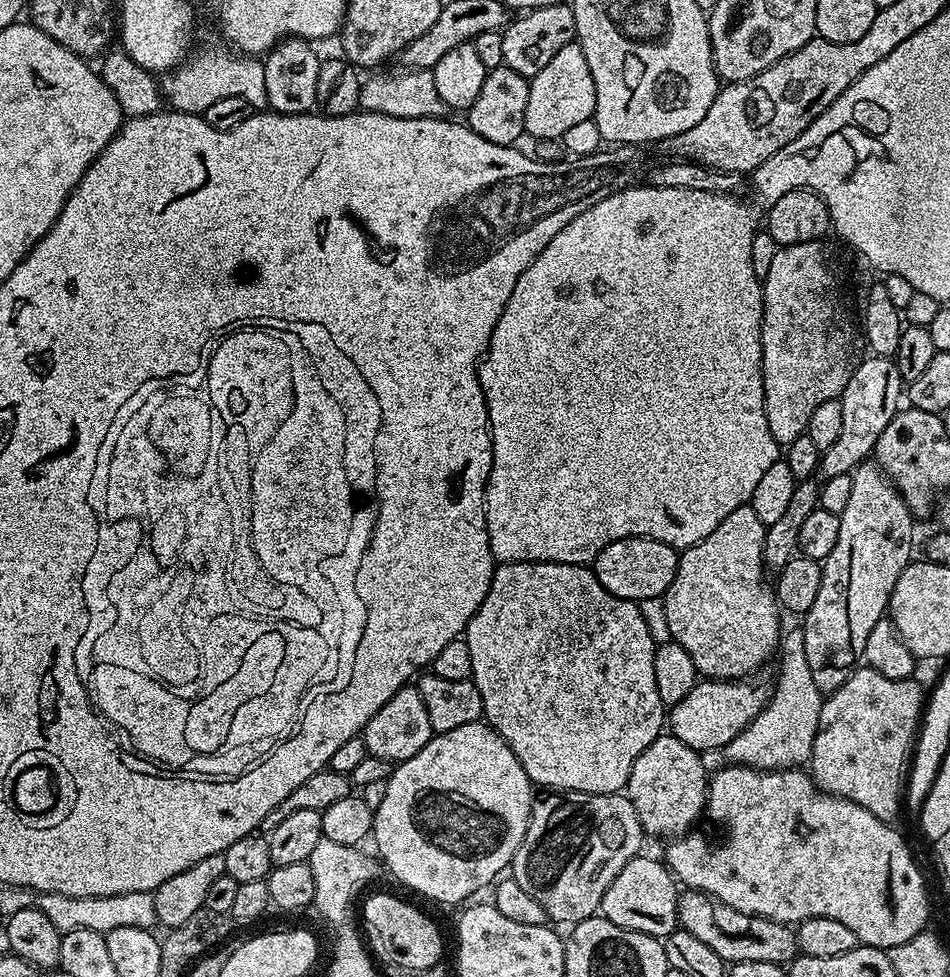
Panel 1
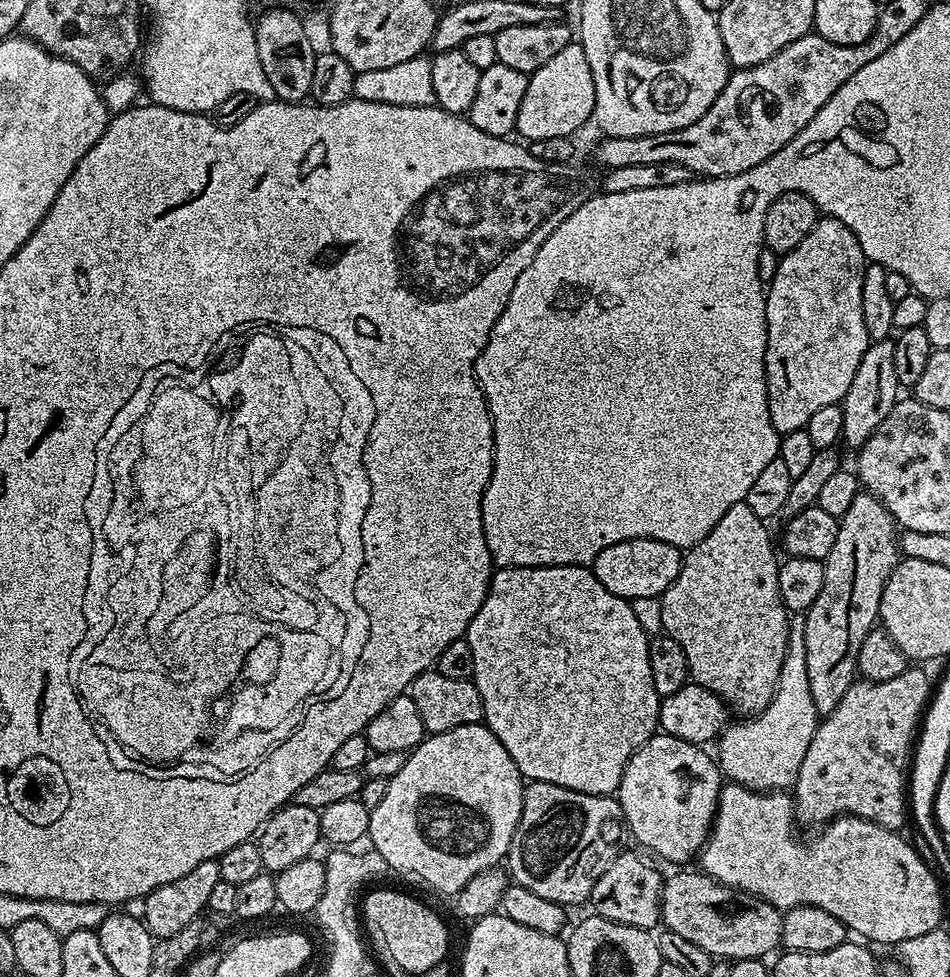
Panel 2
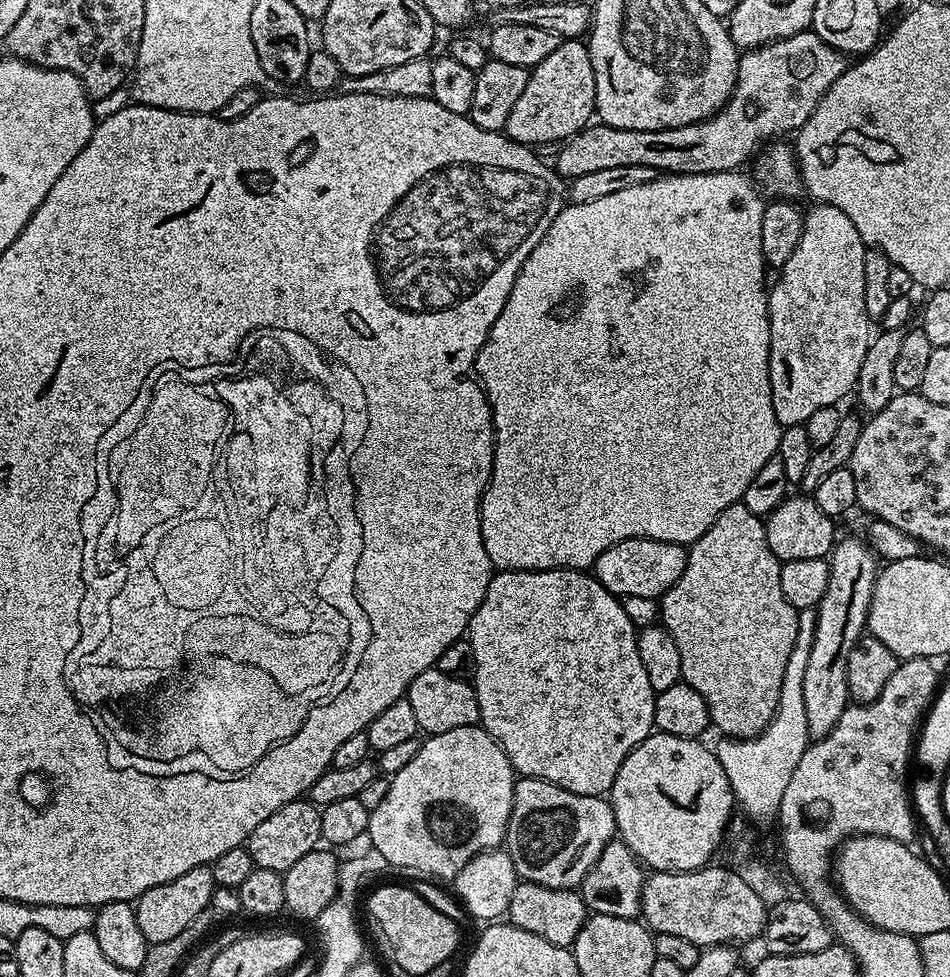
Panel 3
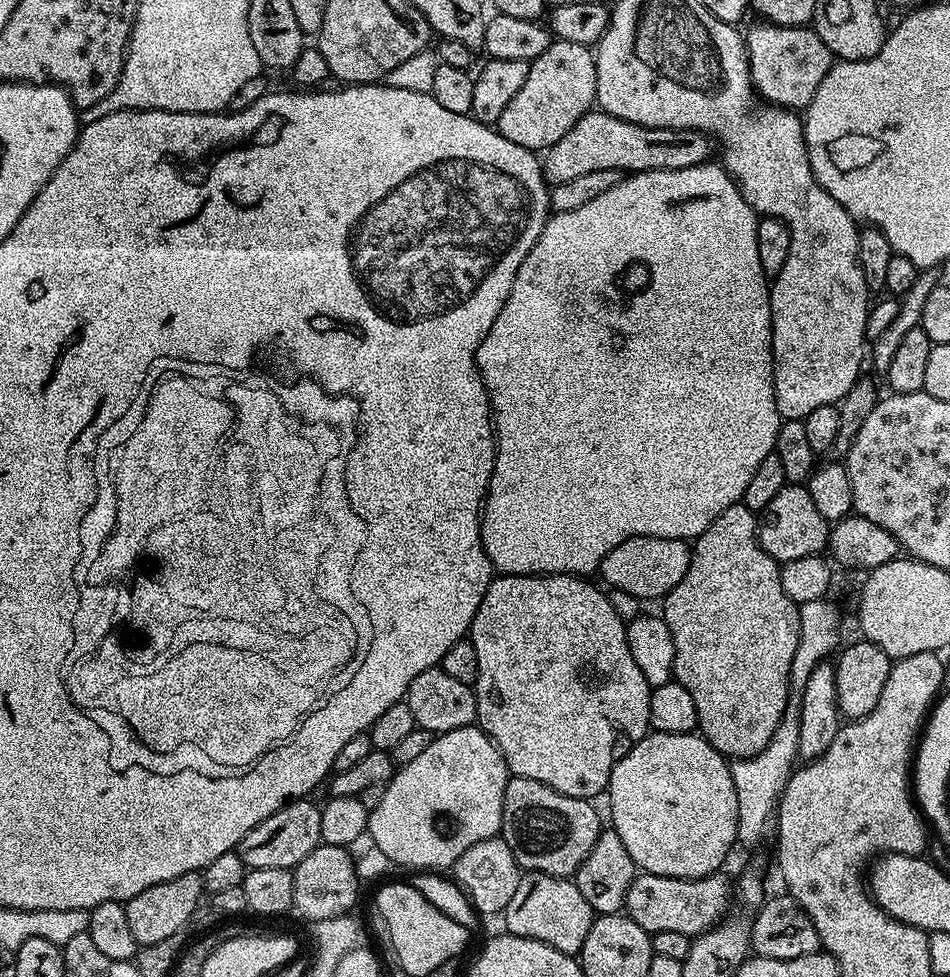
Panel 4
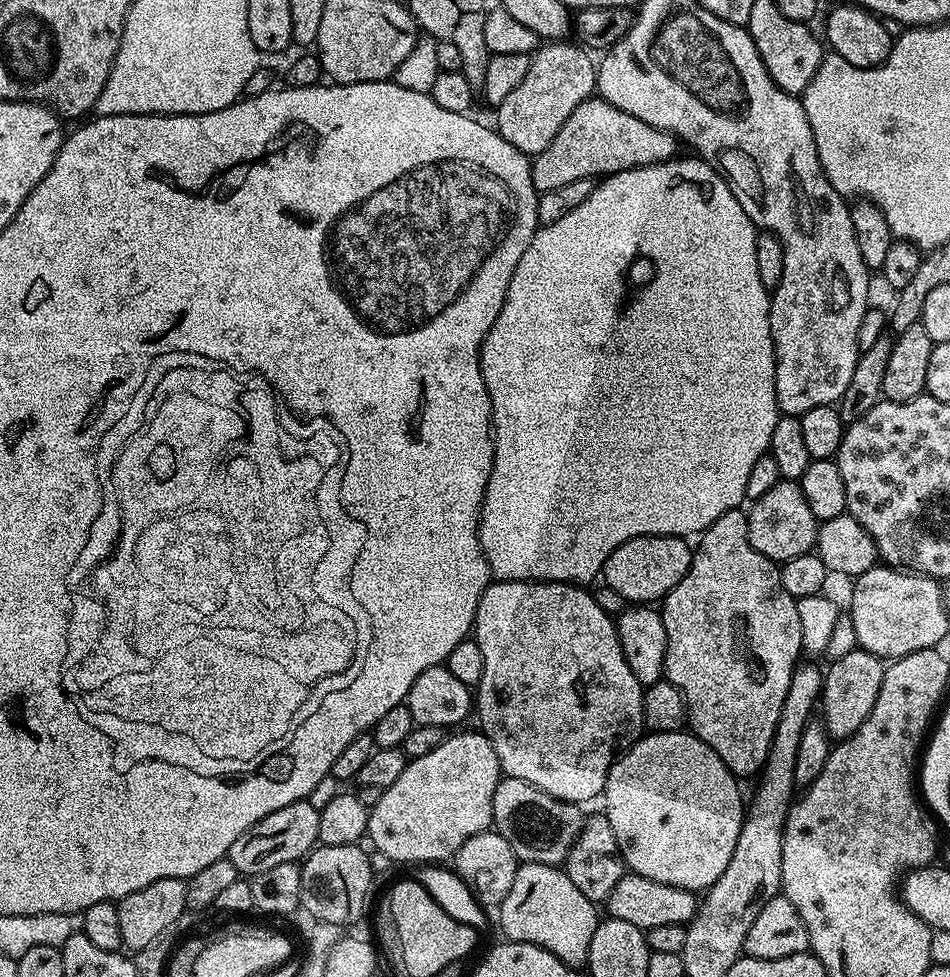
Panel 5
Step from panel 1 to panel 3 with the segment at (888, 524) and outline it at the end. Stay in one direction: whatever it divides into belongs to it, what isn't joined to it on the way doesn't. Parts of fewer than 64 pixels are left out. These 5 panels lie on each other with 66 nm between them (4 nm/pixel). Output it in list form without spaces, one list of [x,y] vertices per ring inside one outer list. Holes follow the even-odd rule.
[[[852,536],[849,540],[841,539],[832,549],[830,563],[830,582],[826,582],[826,594],[822,594],[820,603],[816,605],[816,629],[814,642],[810,651],[810,662],[807,663],[803,677],[803,702],[806,705],[807,729],[812,742],[826,738],[834,726],[838,726],[838,718],[850,706],[848,683],[846,682],[846,662],[850,658],[850,650],[865,635],[868,626],[868,611],[874,594],[874,582],[878,571],[878,557],[867,543]]]

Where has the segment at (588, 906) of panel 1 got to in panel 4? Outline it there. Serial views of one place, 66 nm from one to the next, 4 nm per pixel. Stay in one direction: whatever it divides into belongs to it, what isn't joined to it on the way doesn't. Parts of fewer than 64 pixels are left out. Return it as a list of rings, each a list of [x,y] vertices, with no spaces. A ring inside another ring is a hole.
[[[509,775],[506,782],[506,794],[502,798],[500,831],[521,869],[524,872],[541,872],[565,878],[575,877],[578,866],[582,866],[586,854],[590,852],[602,831],[600,816],[592,804],[595,803],[588,798],[563,796],[558,790],[554,790],[542,782],[534,782],[534,778]]]

